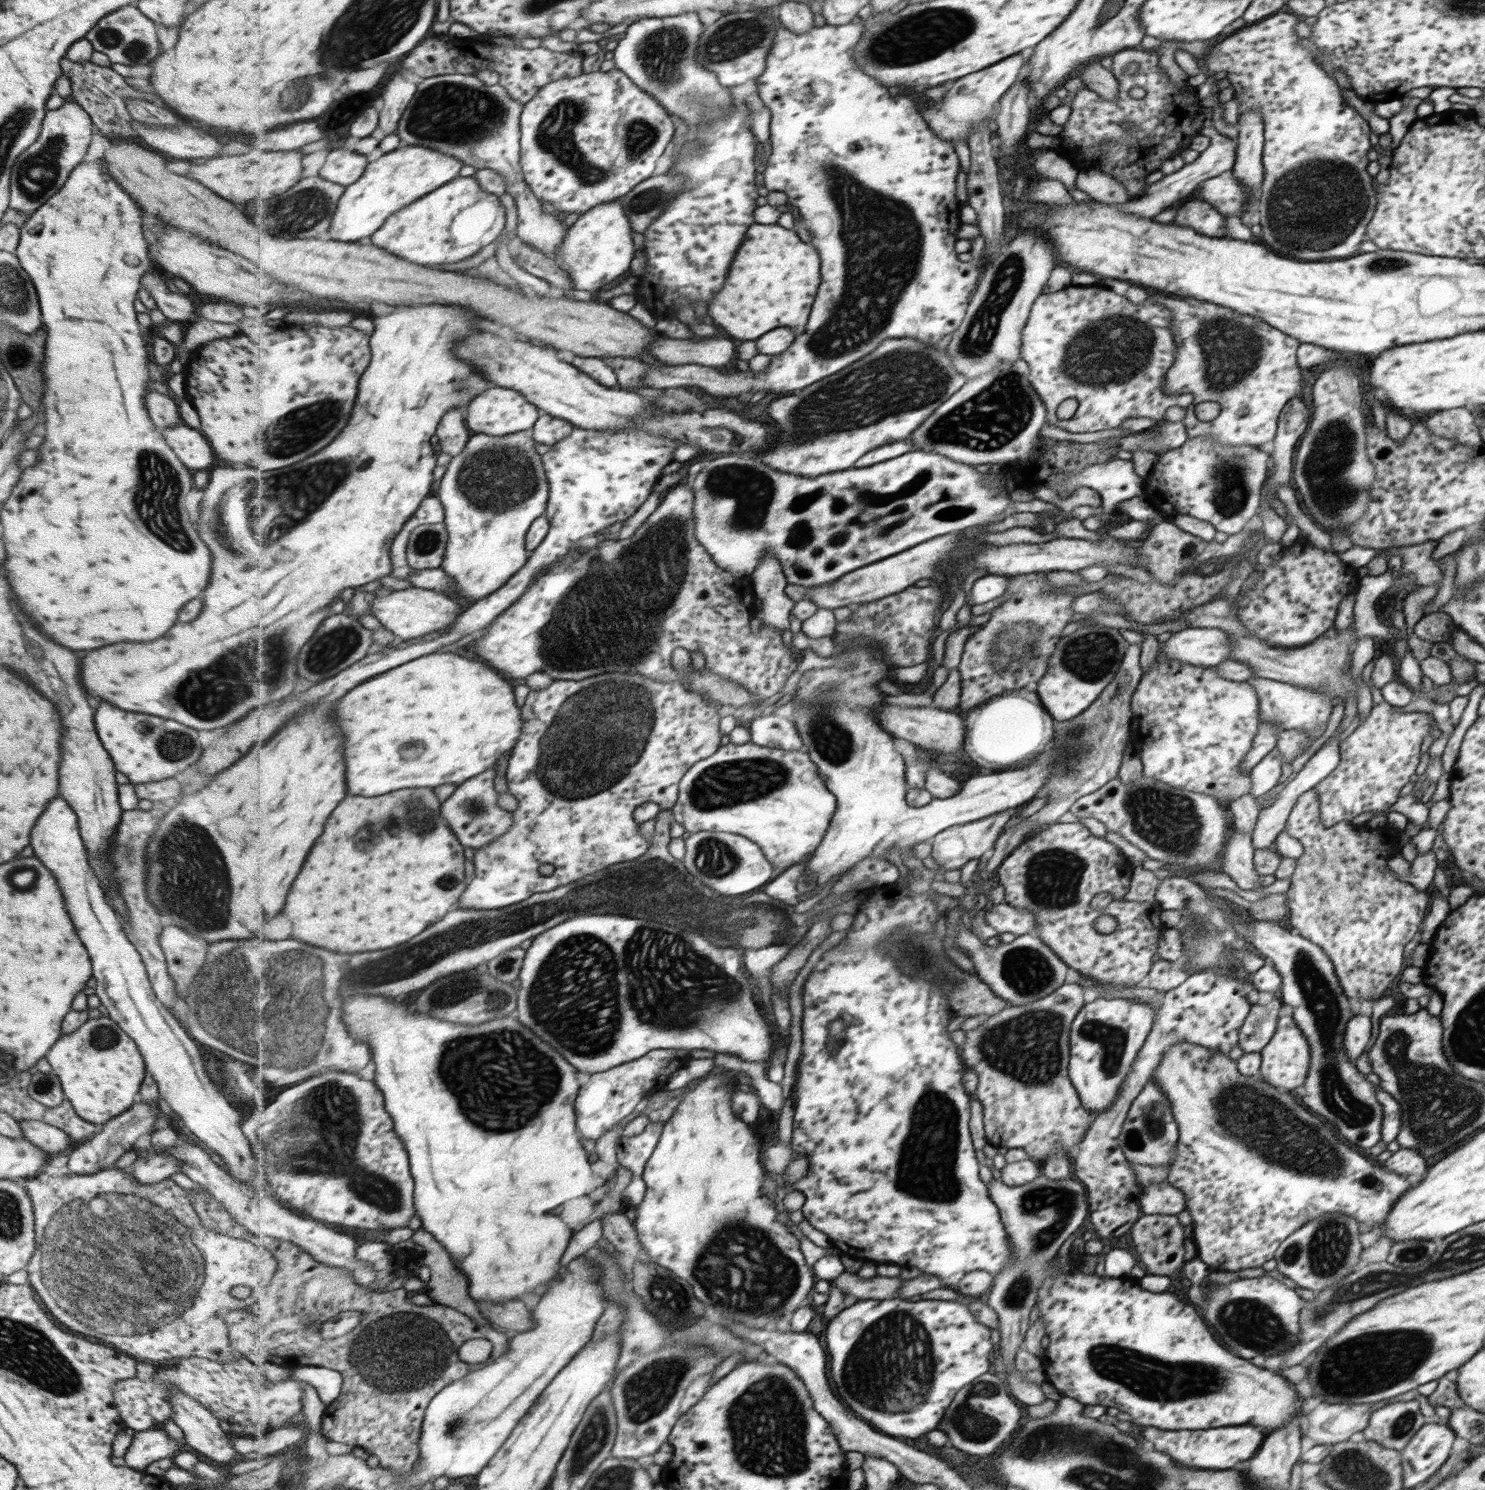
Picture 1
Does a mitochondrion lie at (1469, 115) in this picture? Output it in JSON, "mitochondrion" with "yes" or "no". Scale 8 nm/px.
{"mitochondrion":"no"}

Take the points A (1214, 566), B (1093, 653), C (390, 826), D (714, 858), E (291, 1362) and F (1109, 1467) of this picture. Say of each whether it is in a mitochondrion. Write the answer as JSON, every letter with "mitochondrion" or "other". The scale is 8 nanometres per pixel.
{"A":"mitochondrion","B":"mitochondrion","C":"mitochondrion","D":"mitochondrion","E":"other","F":"mitochondrion"}

